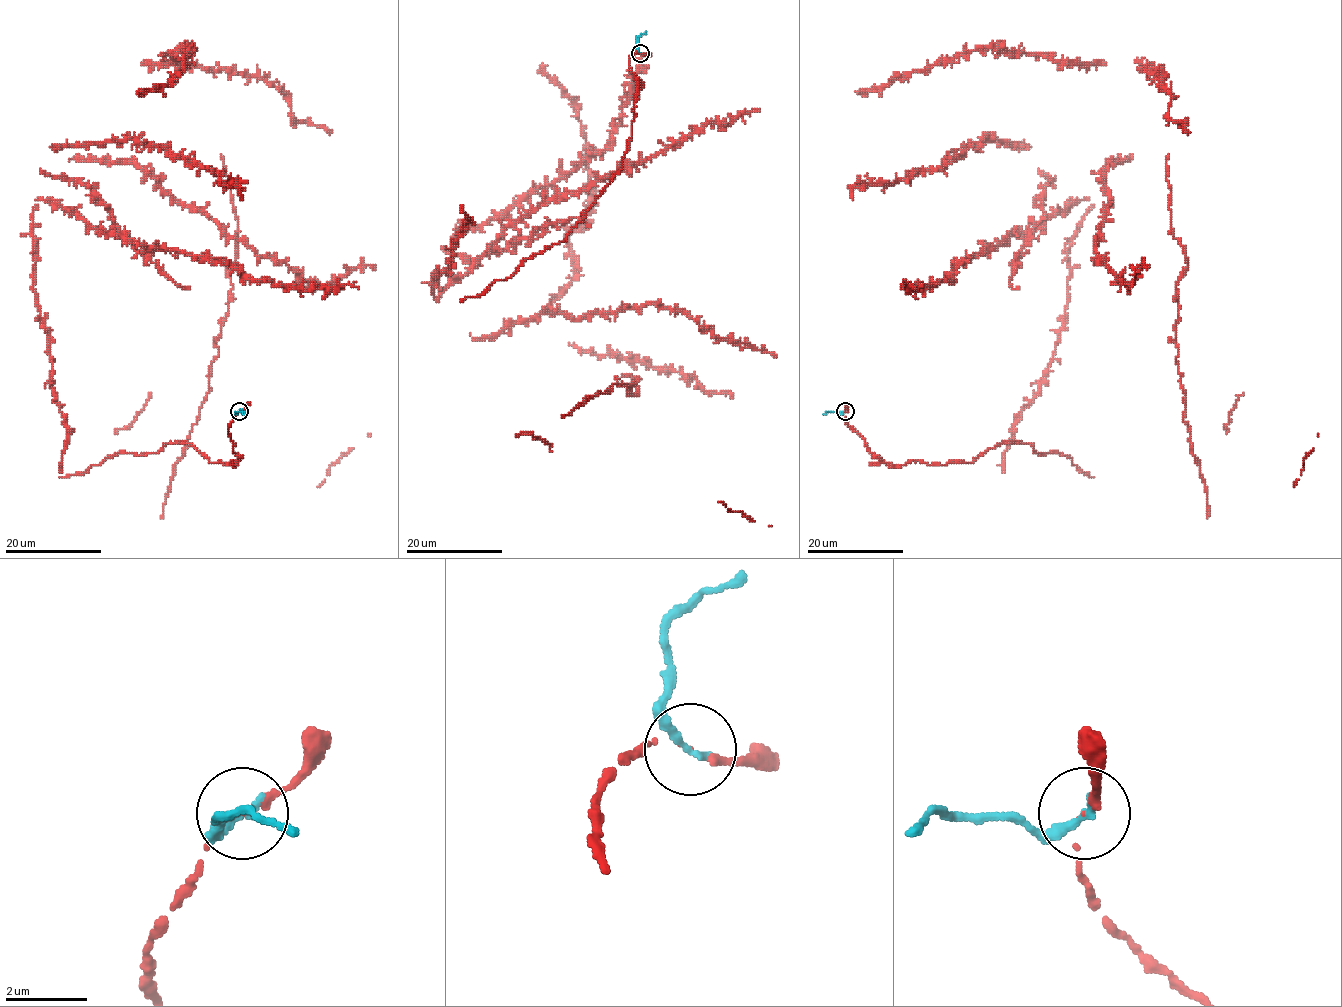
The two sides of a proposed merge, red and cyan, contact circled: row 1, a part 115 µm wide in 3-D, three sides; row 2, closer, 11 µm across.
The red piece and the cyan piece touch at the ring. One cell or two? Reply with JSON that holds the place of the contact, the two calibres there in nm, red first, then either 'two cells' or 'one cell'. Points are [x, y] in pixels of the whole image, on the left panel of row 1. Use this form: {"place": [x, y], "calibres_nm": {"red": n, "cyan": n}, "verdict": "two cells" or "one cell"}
{"place": [239, 411], "calibres_nm": {"red": 100, "cyan": 240}, "verdict": "two cells"}

